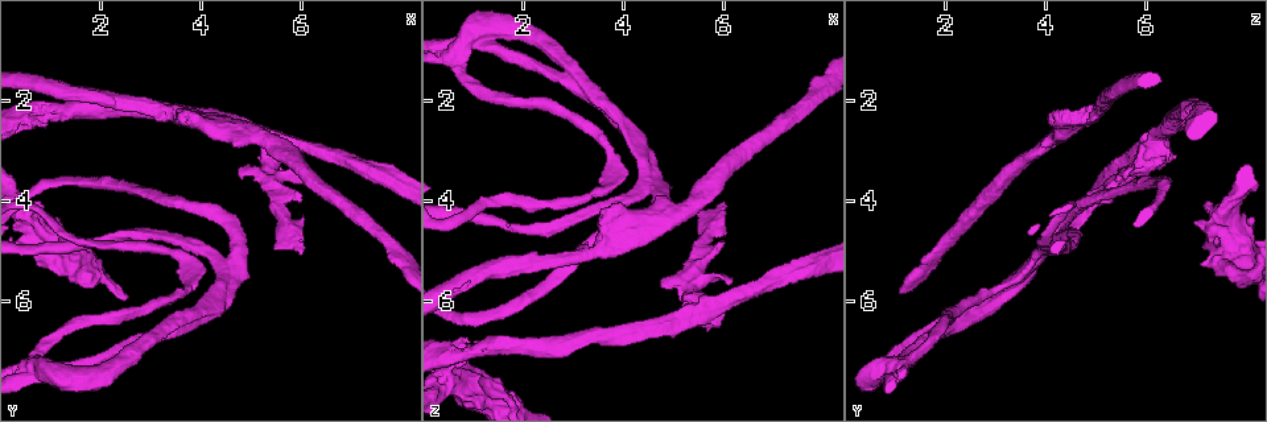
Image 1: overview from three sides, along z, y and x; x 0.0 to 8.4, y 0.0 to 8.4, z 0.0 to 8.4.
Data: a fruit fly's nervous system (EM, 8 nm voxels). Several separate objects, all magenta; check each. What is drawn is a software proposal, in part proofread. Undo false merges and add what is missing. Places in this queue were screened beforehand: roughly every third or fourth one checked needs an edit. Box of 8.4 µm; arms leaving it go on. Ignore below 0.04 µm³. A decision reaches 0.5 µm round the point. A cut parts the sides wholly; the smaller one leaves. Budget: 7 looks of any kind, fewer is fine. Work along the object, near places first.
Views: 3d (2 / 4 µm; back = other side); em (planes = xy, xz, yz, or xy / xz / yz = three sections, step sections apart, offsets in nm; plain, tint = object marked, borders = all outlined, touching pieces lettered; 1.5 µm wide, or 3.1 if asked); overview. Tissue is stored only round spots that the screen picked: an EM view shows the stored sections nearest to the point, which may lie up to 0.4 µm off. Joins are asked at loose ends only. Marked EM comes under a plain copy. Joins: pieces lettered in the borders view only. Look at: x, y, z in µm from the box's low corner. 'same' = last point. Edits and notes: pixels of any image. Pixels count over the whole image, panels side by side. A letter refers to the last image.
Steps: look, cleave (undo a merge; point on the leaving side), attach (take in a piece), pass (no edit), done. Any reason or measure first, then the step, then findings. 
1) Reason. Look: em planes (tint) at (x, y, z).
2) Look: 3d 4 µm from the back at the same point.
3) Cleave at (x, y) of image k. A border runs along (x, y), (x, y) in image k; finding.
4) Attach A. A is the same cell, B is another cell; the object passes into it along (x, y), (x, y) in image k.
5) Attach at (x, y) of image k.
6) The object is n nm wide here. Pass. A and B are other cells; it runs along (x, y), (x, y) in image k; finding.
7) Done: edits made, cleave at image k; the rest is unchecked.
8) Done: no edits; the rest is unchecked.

Arms part here. Look: em planes (borders) at (1.00, 4.95, 7.85).

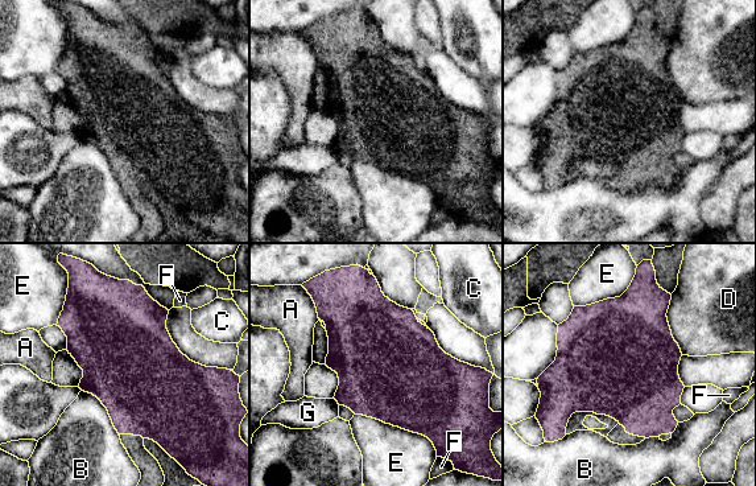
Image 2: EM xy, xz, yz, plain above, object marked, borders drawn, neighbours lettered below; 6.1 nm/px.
Pass. A, B, C, D, E, F and G are other cells; a border runs along (82, 390), (100, 402), (119, 433) in image 2; all the same neuron.

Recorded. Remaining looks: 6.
A fork. Look: 3d 4 µm at (4.35, 2.60, 4.40).

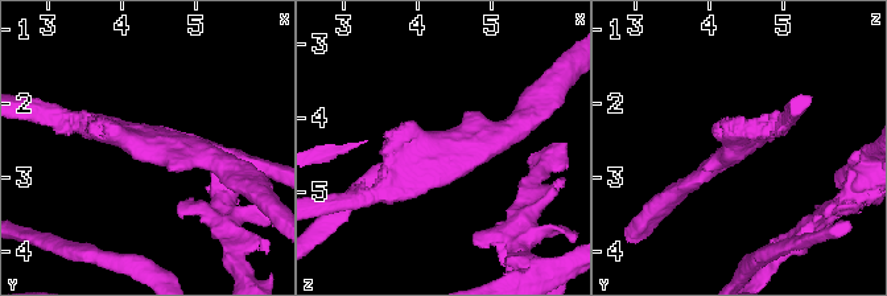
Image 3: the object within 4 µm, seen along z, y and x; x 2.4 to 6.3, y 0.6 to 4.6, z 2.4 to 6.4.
Shape alone is not enough. Look: em yz step 8 (tint) at (4.30, 2.60, 4.35).

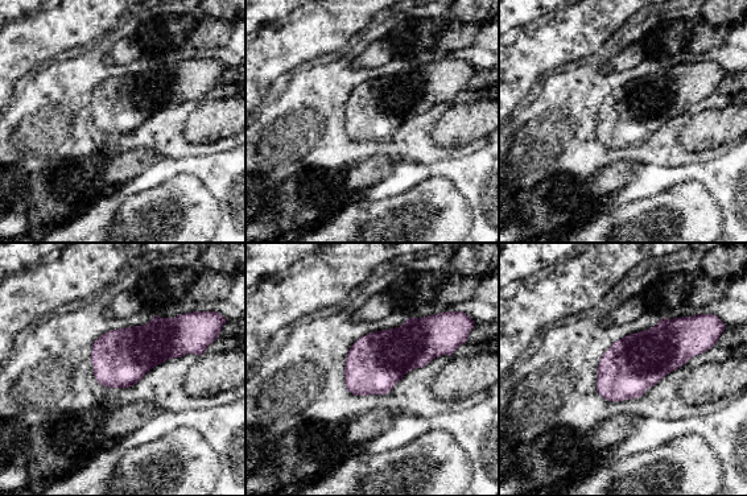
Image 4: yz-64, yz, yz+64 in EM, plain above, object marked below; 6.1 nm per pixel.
Look: em yz step 8 (borders) at the same point.

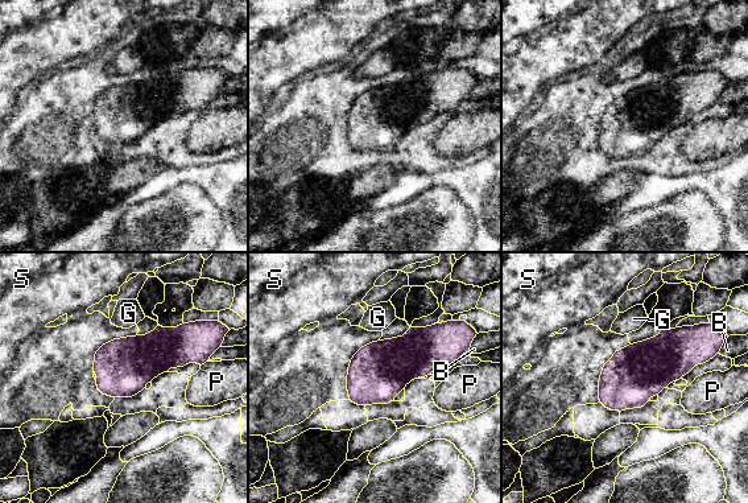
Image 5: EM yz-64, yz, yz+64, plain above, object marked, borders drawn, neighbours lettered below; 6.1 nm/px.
Pass. B, G, P and S are other cells; a border runs along (379, 339), (351, 359), (348, 399) in image 5; all the same neuron.

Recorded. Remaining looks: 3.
Free end. Look: em yz step 4 (borders) at (5.55, 5.00, 4.20).

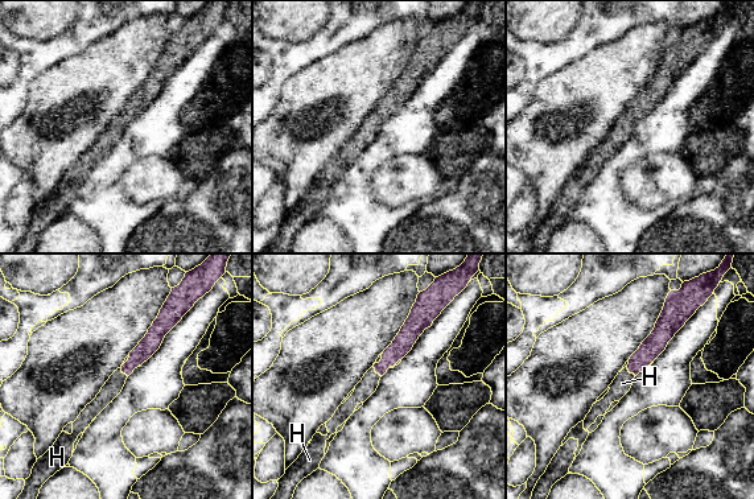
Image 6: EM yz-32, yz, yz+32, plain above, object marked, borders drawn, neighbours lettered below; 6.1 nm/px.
The longest contact is with H, 90 nm. Attach H. H is the same cell; it goes on there.

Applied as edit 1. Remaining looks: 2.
Done: edits made, attach at image 6; the rest is unchecked.

